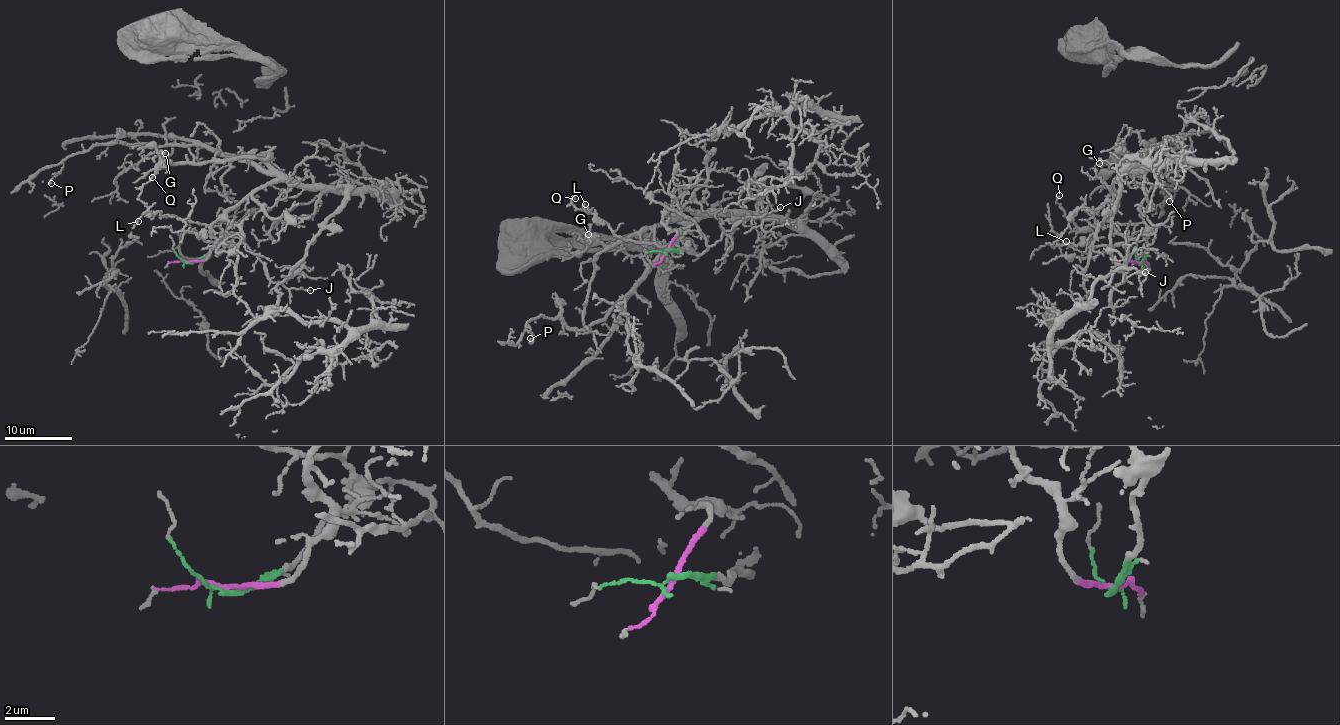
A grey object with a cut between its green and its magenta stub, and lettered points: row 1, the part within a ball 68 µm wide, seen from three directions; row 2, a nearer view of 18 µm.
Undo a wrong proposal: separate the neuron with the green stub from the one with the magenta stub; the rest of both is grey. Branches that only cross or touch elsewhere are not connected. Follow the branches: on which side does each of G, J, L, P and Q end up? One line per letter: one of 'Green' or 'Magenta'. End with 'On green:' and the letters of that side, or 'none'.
G: Magenta
J: Green
L: Green
P: Magenta
Q: Green
On green: J, L, Q

